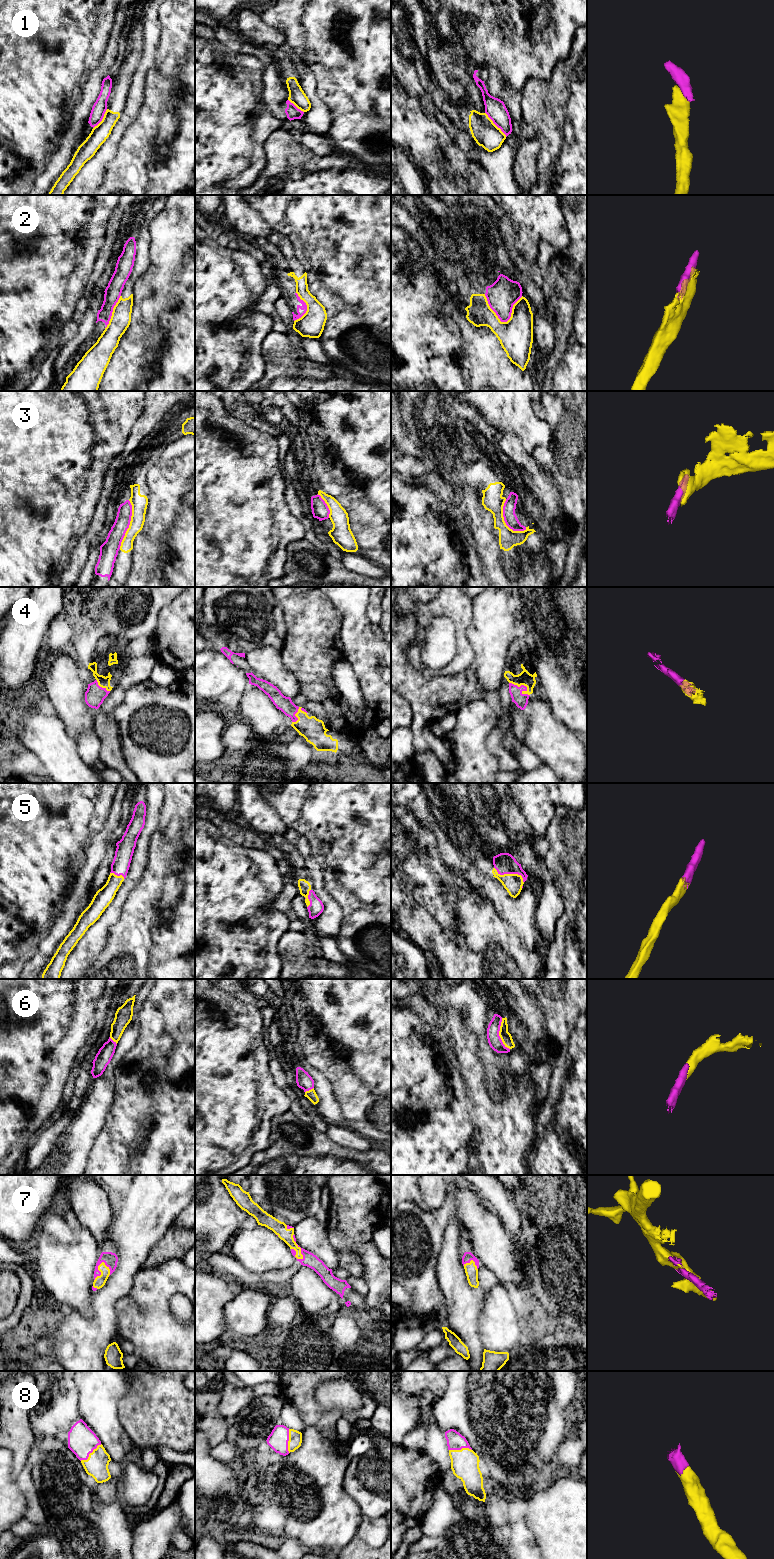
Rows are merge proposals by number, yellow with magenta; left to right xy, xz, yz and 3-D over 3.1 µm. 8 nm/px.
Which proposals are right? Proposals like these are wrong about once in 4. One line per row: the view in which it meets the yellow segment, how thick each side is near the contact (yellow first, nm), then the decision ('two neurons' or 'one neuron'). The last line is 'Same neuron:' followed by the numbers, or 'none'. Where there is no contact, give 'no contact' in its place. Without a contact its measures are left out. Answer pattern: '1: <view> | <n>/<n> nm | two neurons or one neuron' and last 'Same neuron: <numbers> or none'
1: yz | 200/160 nm | two neurons
2: yz | 280/240 nm | two neurons
3: xy | 130/140 nm | two neurons
4: yz | 110/110 nm | one neuron
5: yz | 150/170 nm | one neuron
6: yz | 90/110 nm | one neuron
7: xz | 110/120 nm | one neuron
8: xy | 180/220 nm | one neuron
Same neuron: 4, 5, 6, 7, 8

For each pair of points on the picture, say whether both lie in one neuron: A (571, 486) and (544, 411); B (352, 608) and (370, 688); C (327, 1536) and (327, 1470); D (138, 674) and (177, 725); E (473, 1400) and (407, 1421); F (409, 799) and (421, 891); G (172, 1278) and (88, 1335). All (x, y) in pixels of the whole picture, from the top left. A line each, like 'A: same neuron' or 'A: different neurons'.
A: same neuron
B: same neuron
C: same neuron
D: different neurons
E: different neurons
F: different neurons
G: different neurons

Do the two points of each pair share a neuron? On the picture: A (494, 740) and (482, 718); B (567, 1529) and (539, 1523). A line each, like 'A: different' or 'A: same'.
A: different
B: same

